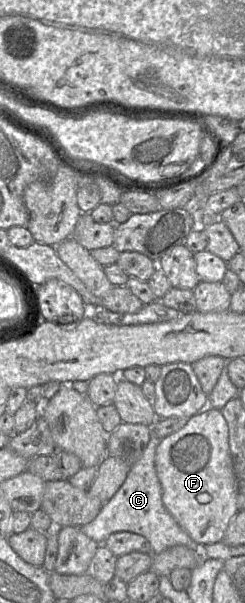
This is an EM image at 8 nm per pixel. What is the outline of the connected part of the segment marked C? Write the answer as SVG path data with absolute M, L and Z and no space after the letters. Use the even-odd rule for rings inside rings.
M151 434L147 447L141 457L130 467L124 483L115 495L103 504L93 521L80 527L81 531L90 539L103 544L113 533L131 532L142 535L149 541L152 548L151 554L159 554L176 545L200 550L200 546L180 527L163 504L162 487L155 467L156 449L161 440L155 434Z

